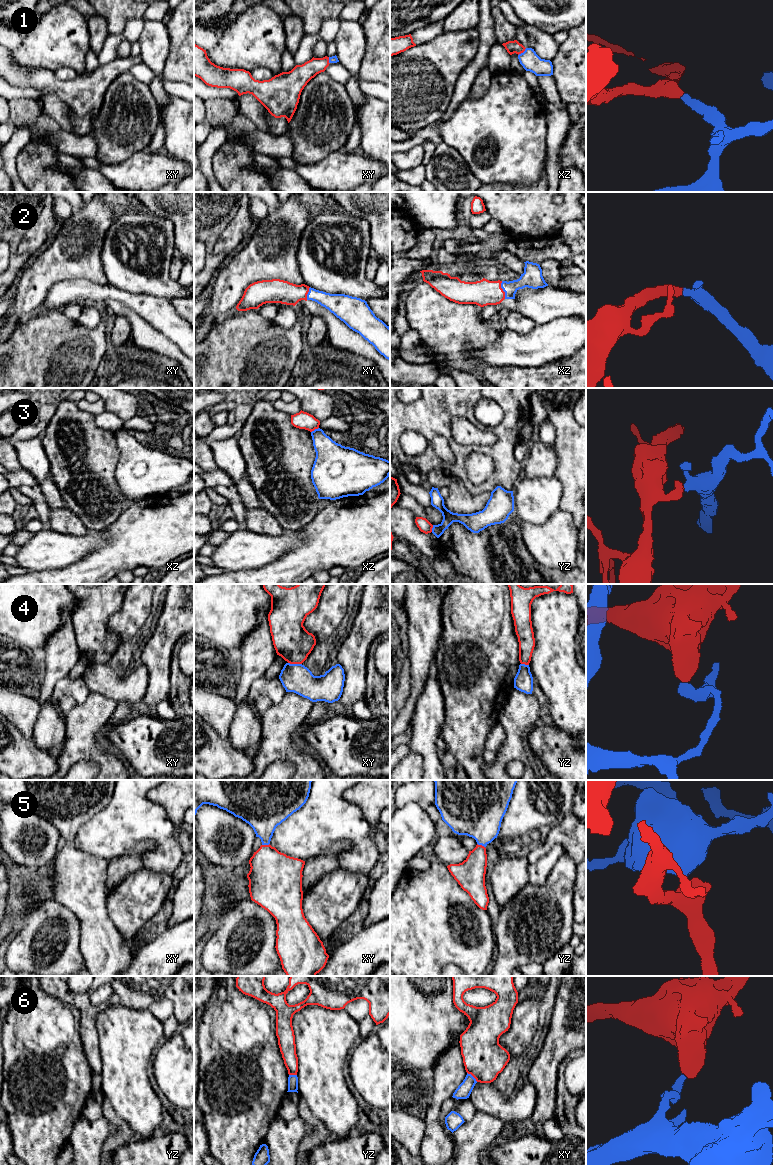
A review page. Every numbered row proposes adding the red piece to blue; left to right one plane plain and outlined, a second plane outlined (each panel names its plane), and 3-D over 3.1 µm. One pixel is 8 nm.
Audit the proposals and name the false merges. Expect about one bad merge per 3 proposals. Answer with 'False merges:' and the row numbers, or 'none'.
False merges: 3, 4, 6

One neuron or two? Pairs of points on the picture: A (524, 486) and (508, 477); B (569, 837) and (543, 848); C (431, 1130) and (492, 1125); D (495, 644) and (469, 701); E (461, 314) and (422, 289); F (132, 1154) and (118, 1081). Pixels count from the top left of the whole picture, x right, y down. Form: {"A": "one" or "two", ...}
{"A": "two", "B": "one", "C": "two", "D": "one", "E": "one", "F": "two"}

